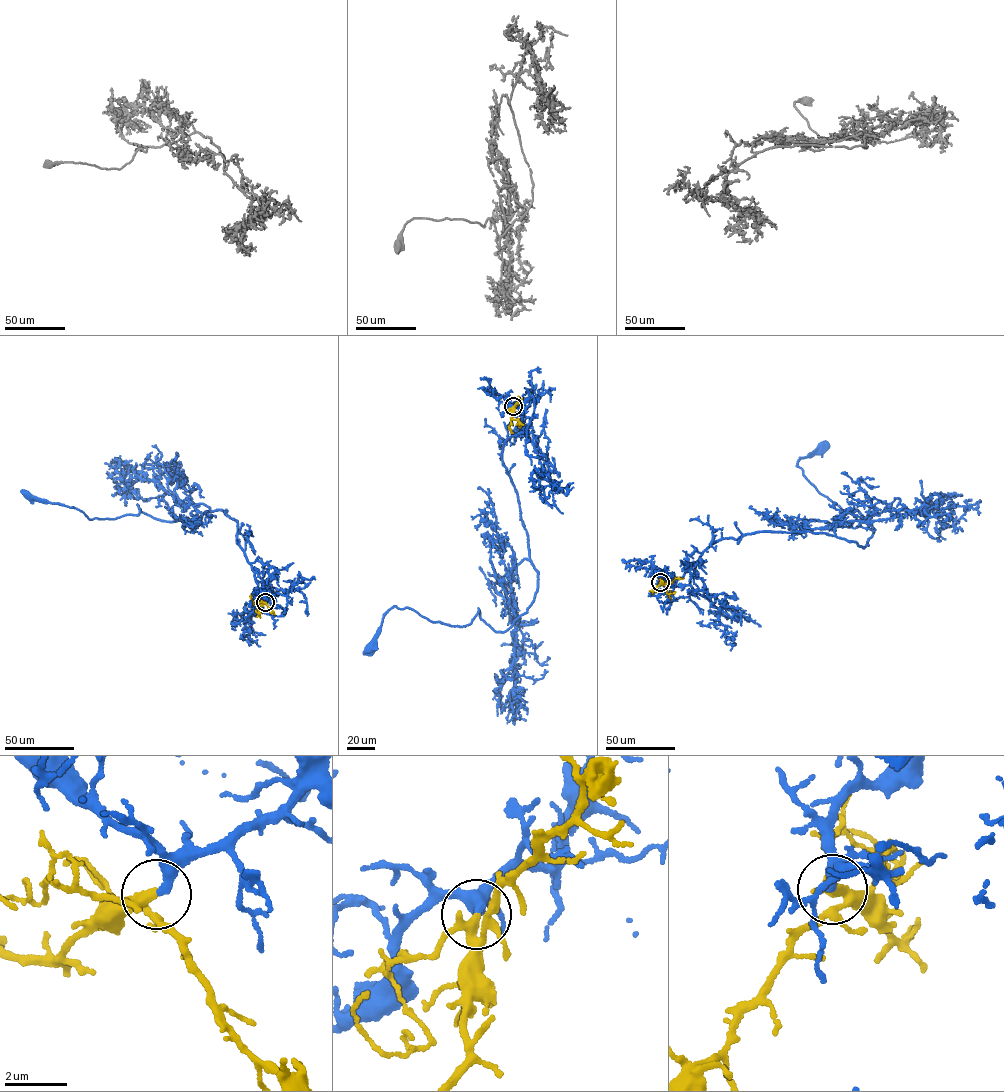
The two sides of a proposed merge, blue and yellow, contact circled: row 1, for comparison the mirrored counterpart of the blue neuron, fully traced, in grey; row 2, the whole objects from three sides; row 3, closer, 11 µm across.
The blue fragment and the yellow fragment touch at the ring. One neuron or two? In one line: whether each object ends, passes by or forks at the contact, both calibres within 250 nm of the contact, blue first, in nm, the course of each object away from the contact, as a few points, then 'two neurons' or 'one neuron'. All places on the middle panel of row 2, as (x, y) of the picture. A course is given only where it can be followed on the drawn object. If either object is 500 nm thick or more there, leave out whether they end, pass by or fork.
blue ends; yellow forks; calibres 320 and 240 nm; course blue (513, 406), (502, 463), (533, 601), (502, 632), (478, 609), (459, 627), (393, 606), (371, 648); course yellow (513, 407), (512, 419), (518, 420), (521, 426); one neuron

